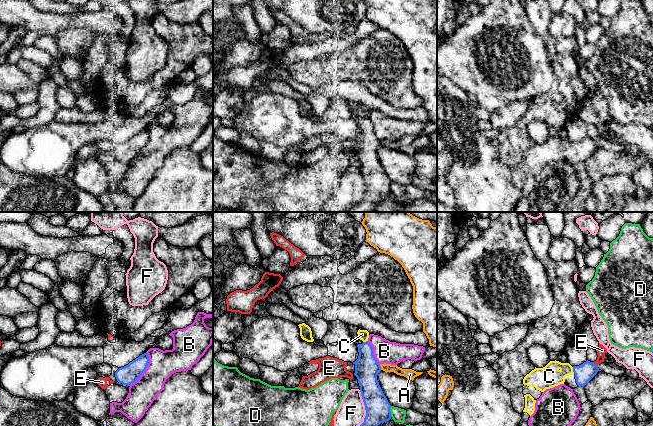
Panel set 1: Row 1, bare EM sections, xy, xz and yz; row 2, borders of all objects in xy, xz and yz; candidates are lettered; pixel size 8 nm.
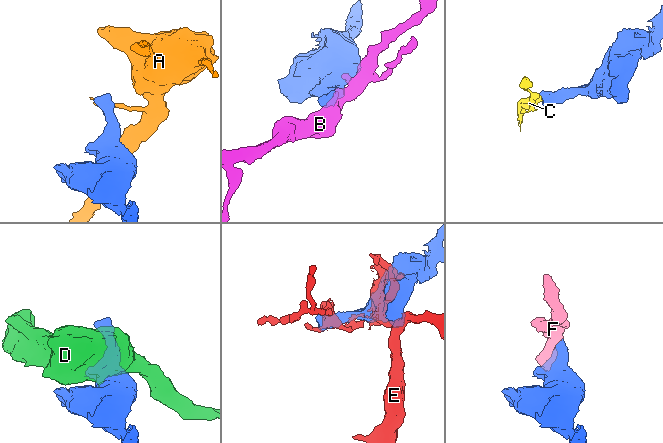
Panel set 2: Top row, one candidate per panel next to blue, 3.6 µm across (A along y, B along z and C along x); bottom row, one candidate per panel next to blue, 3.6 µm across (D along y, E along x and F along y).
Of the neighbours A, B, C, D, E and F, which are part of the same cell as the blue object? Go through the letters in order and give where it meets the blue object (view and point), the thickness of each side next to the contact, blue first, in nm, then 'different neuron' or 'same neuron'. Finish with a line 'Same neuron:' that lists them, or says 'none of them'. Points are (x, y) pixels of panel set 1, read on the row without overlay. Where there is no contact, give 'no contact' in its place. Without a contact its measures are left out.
A: meets blue in xz at (380, 143); 190 nm thick on the blue side, 90 nm on the other; different neuron
B: meets blue in xy at (145, 145); 160 nm thick on the blue side, 220 nm on the other; different neuron
C: meets blue in yz at (573, 146); 150 nm thick on the blue side, 180 nm on the other; same neuron
D: meets blue in xz at (389, 187); 200 nm thick on the blue side, 110 nm on the other; different neuron
E: meets blue in yz at (595, 140); 150 nm thick on the blue side, 70 nm on the other; different neuron
F: meets blue in xz at (366, 191); 200 nm thick on the blue side, 220 nm on the other; different neuron
Same neuron: C

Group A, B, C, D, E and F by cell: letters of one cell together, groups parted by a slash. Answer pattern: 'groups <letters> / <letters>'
groups A / B / C / D / E / F

